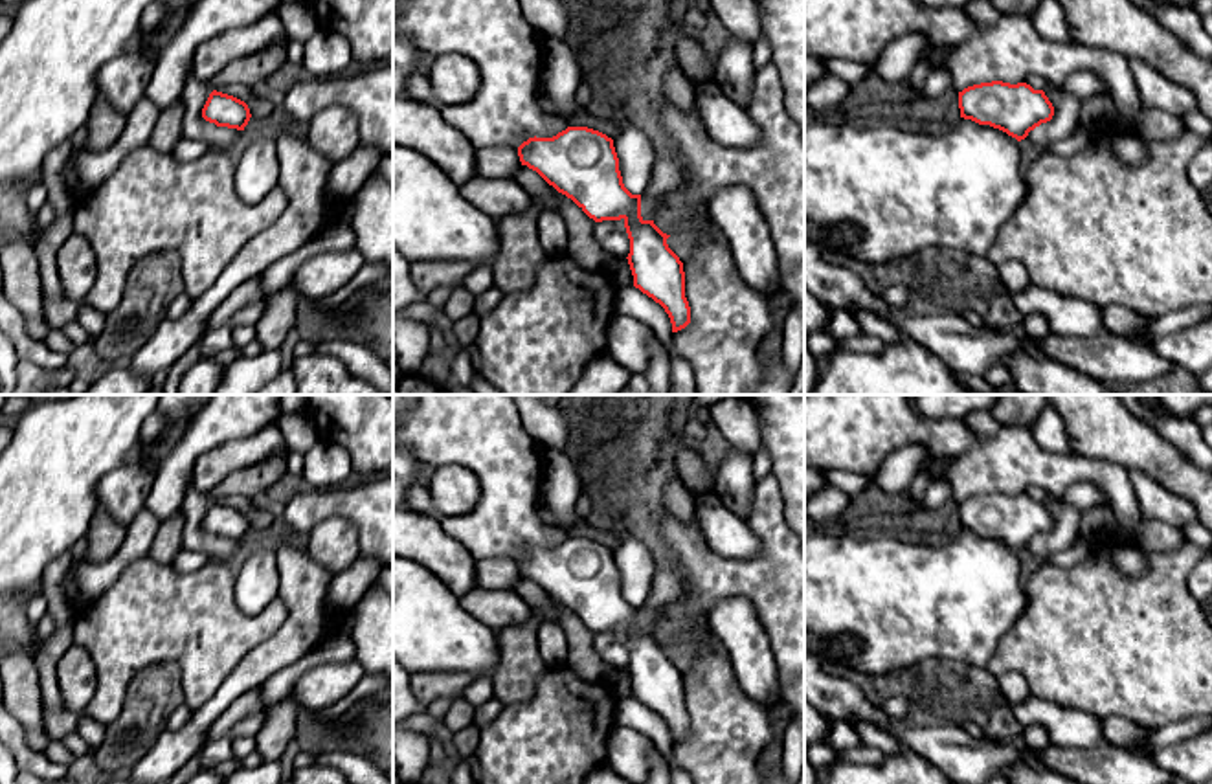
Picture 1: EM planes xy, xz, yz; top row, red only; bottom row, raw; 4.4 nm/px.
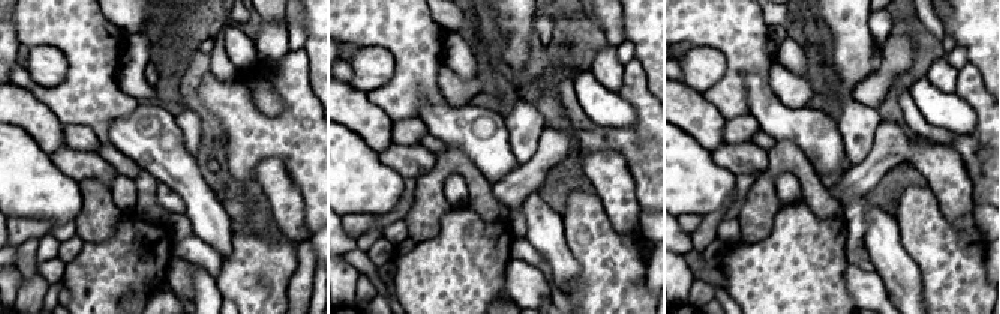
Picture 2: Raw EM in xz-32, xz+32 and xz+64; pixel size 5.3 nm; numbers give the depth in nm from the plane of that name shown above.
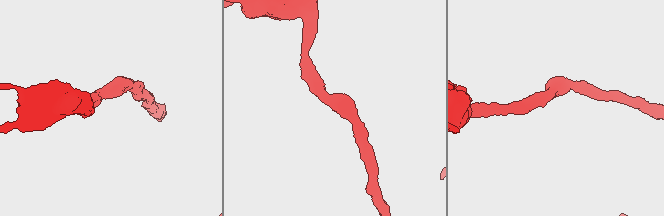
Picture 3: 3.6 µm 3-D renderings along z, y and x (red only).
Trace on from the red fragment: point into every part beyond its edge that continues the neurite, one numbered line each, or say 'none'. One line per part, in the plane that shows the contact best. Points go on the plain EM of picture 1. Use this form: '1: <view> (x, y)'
none

